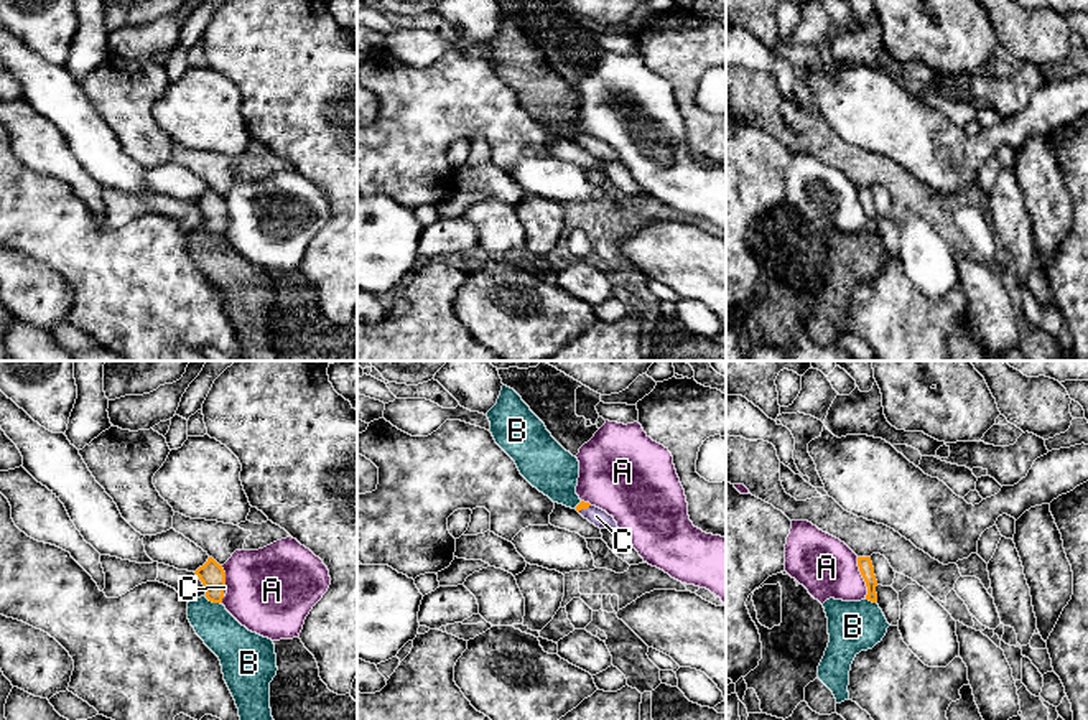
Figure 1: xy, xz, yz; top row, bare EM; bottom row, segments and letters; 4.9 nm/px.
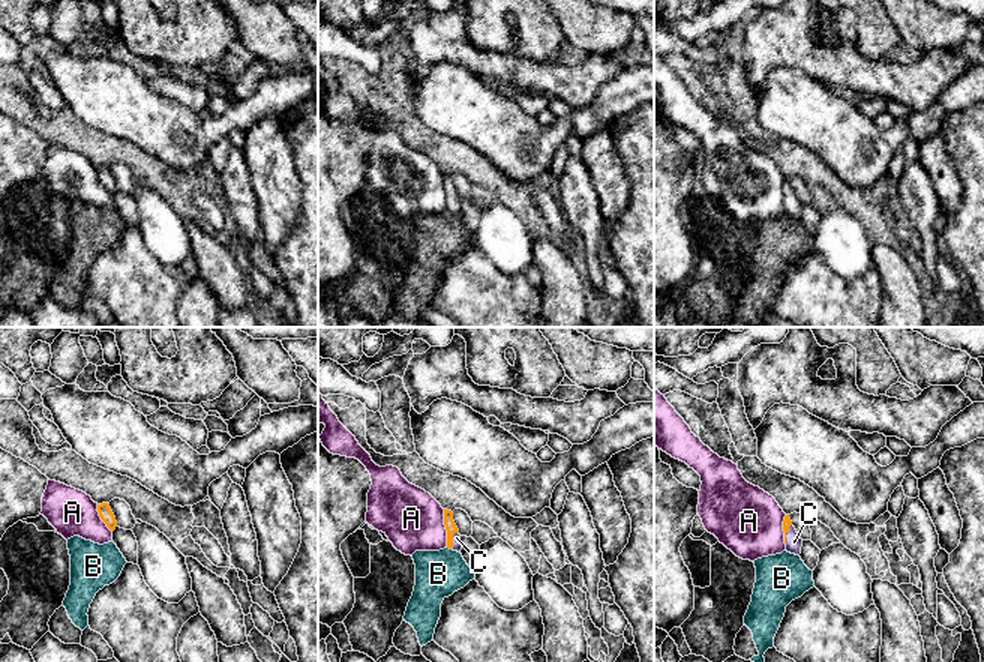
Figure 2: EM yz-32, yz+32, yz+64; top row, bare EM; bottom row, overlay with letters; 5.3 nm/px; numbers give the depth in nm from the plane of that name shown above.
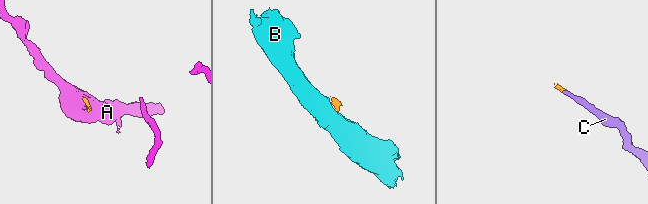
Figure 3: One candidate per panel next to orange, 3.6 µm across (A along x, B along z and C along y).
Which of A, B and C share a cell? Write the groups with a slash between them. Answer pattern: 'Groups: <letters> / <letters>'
Groups: A / B / C

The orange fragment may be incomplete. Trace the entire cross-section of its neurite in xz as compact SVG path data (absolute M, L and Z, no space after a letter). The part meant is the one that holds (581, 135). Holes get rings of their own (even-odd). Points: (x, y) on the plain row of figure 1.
M581 132L576 142L599 160L619 160L612 147L589 133Z

